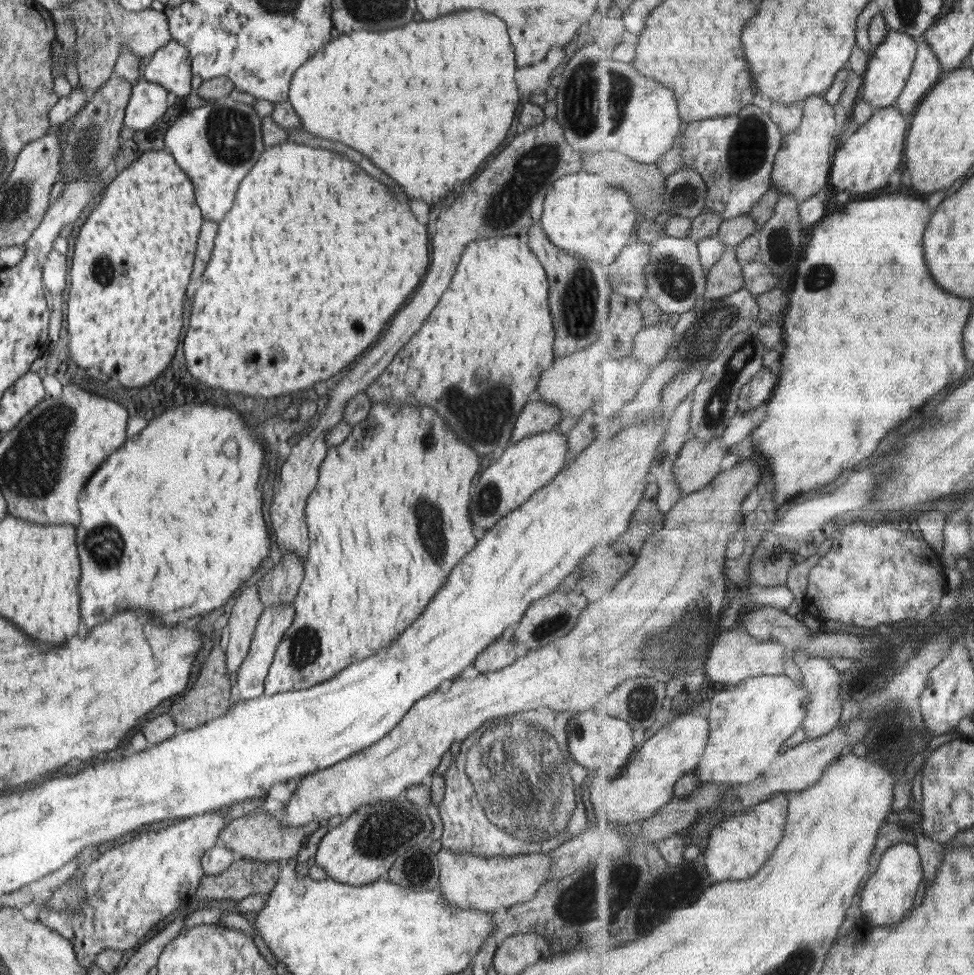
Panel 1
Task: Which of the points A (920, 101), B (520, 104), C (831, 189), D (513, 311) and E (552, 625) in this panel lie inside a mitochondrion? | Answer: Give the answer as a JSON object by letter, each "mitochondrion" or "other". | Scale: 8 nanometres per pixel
{"A":"other","B":"other","C":"other","D":"other","E":"mitochondrion"}

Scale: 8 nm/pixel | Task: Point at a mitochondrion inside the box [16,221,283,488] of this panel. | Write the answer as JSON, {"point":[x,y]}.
{"point":[98,267]}

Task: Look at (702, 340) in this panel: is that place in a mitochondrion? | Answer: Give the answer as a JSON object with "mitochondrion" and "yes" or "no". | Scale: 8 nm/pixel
{"mitochondrion":"yes"}

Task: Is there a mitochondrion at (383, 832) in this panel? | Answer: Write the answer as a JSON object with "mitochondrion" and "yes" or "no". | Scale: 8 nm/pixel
{"mitochondrion":"yes"}

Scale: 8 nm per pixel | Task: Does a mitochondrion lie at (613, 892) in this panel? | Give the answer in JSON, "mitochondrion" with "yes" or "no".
{"mitochondrion":"yes"}

